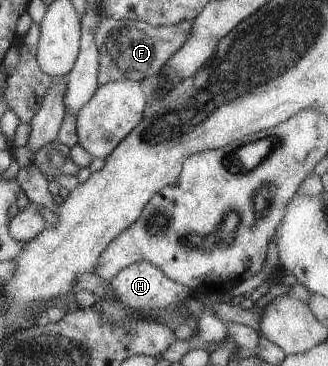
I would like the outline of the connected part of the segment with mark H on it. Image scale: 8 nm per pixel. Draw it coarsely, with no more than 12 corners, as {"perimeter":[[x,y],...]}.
{"perimeter":[[148,261],[132,263],[111,281],[133,310],[163,309],[191,296]]}

